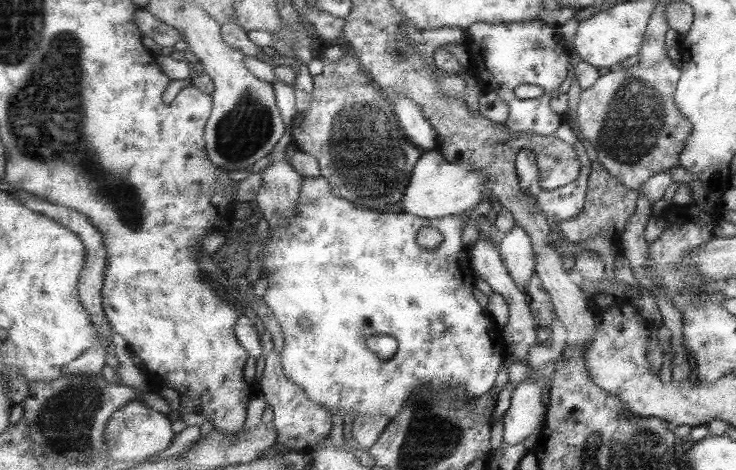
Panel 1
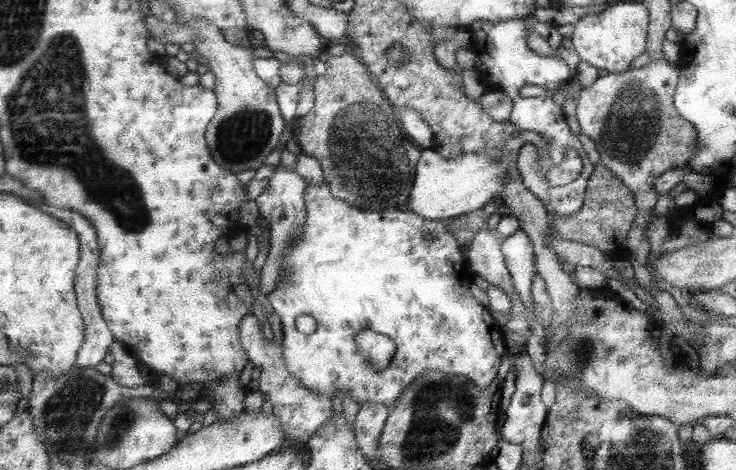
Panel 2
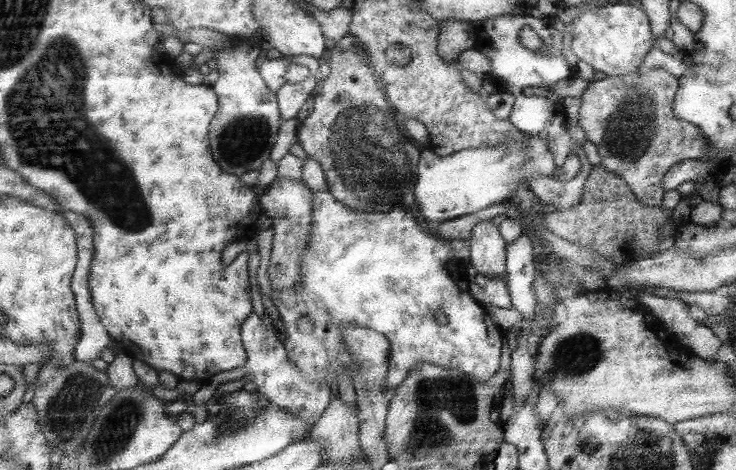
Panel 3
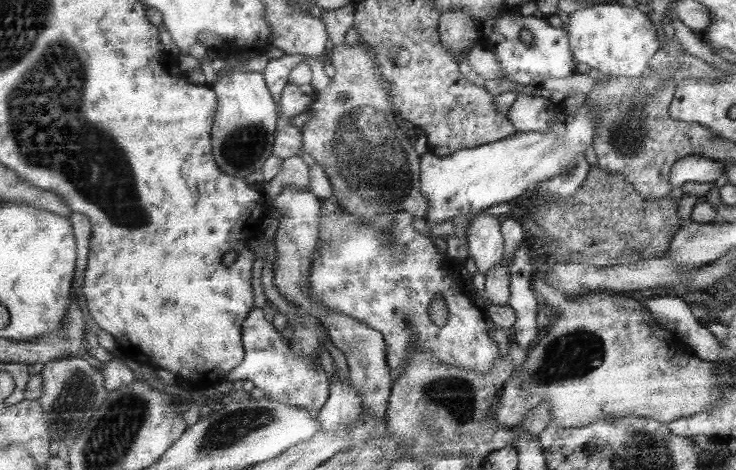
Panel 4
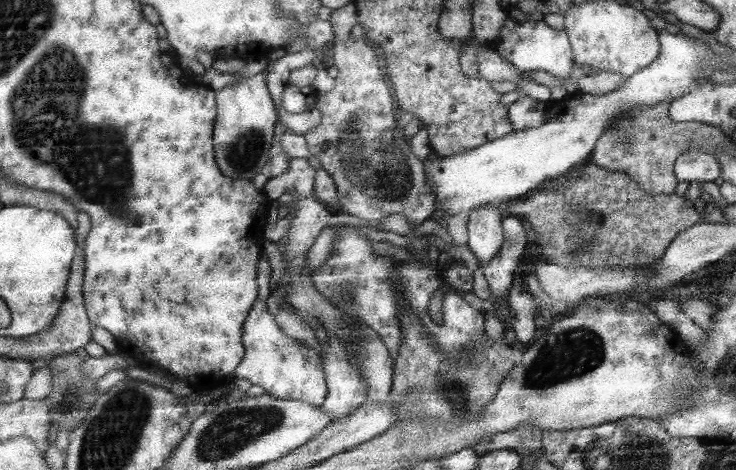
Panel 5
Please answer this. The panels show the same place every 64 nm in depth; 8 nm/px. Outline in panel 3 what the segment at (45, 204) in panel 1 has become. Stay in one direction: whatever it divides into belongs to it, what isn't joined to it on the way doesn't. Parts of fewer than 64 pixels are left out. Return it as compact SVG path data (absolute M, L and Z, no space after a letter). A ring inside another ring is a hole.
M61 210L61 214L69 220L73 230L79 234L79 238L77 238L79 240L79 266L77 266L77 272L73 276L73 290L75 290L75 296L77 296L77 310L79 310L83 330L81 330L81 342L77 344L77 360L85 362L85 364L91 364L91 360L101 358L101 354L109 348L109 342L111 342L109 332L101 324L101 318L99 318L99 314L93 306L93 292L91 292L91 272L93 272L93 260L97 256L97 244L95 244L97 230L93 228L93 222L89 220L89 216L69 212L69 210Z

